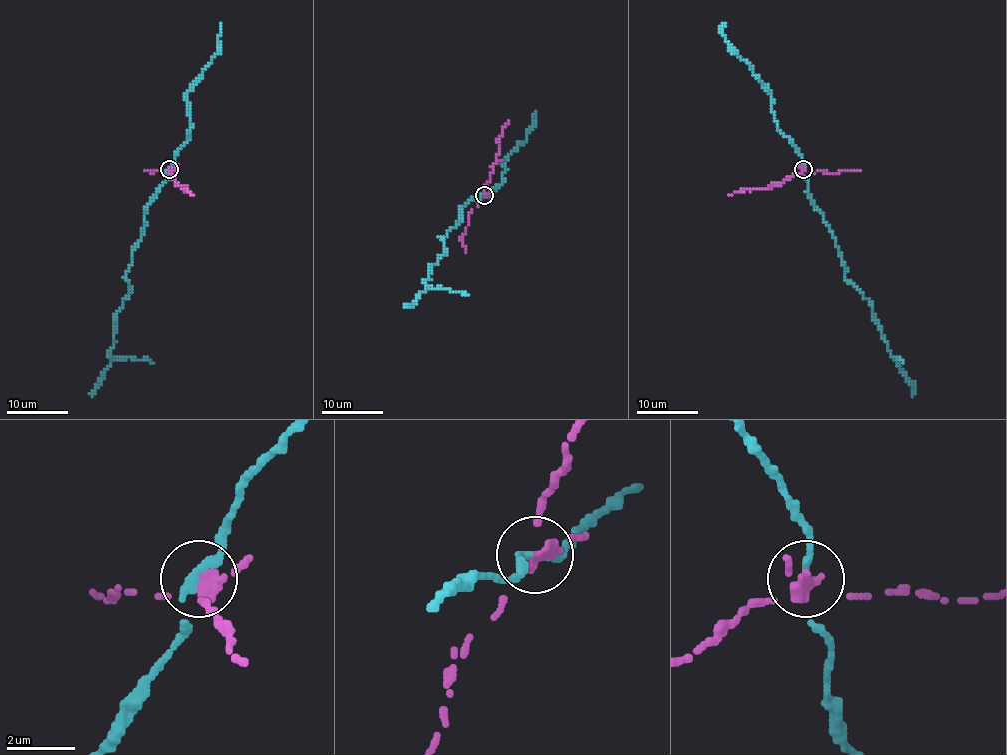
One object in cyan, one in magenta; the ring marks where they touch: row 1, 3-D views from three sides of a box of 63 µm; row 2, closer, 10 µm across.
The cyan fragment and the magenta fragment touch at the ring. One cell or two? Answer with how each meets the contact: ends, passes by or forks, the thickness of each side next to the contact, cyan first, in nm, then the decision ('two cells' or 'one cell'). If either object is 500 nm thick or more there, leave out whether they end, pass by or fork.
cyan passes by; magenta passes by; calibres 220 and 300 nm; two cells

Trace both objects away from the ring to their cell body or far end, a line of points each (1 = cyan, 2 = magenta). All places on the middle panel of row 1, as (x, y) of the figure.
1: (484, 195), (461, 207), (461, 219), (442, 237), (445, 253), (429, 267), (425, 289), (411, 306), (406, 303)
2: (484, 195), (498, 152), (498, 138), (509, 120)

